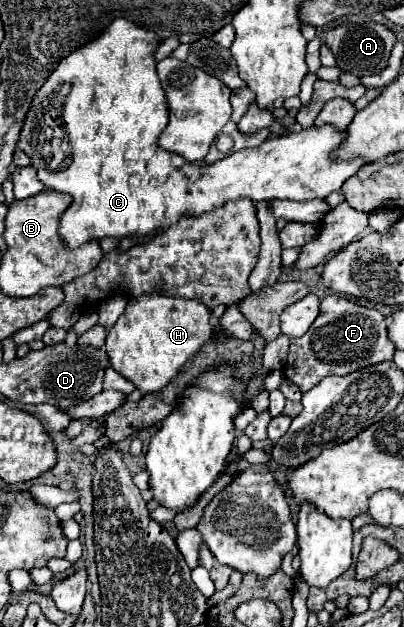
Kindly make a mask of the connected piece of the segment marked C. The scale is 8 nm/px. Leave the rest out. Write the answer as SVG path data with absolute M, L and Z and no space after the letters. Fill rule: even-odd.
M116 18L96 40L76 48L70 56L66 56L34 96L20 132L18 148L30 156L32 166L38 170L38 178L46 188L72 196L72 204L60 216L58 224L60 240L68 250L108 236L116 240L148 240L174 226L182 216L200 216L204 212L212 212L224 206L228 200L250 198L254 202L262 202L274 198L324 198L338 190L344 180L354 176L364 166L360 158L348 162L330 162L330 154L334 148L338 148L344 134L332 126L312 126L288 136L270 138L256 148L238 150L216 162L192 164L192 176L186 176L182 172L186 160L180 154L170 154L158 146L158 136L168 124L168 104L156 74L156 62L152 58L158 42L160 40L154 32L140 28L130 20ZM60 82L68 82L68 86L72 86L72 90L68 90L68 98L64 98L64 114L60 114L60 122L56 122L56 126L40 126L40 102L44 102L44 98L48 98L48 94L52 94Z

